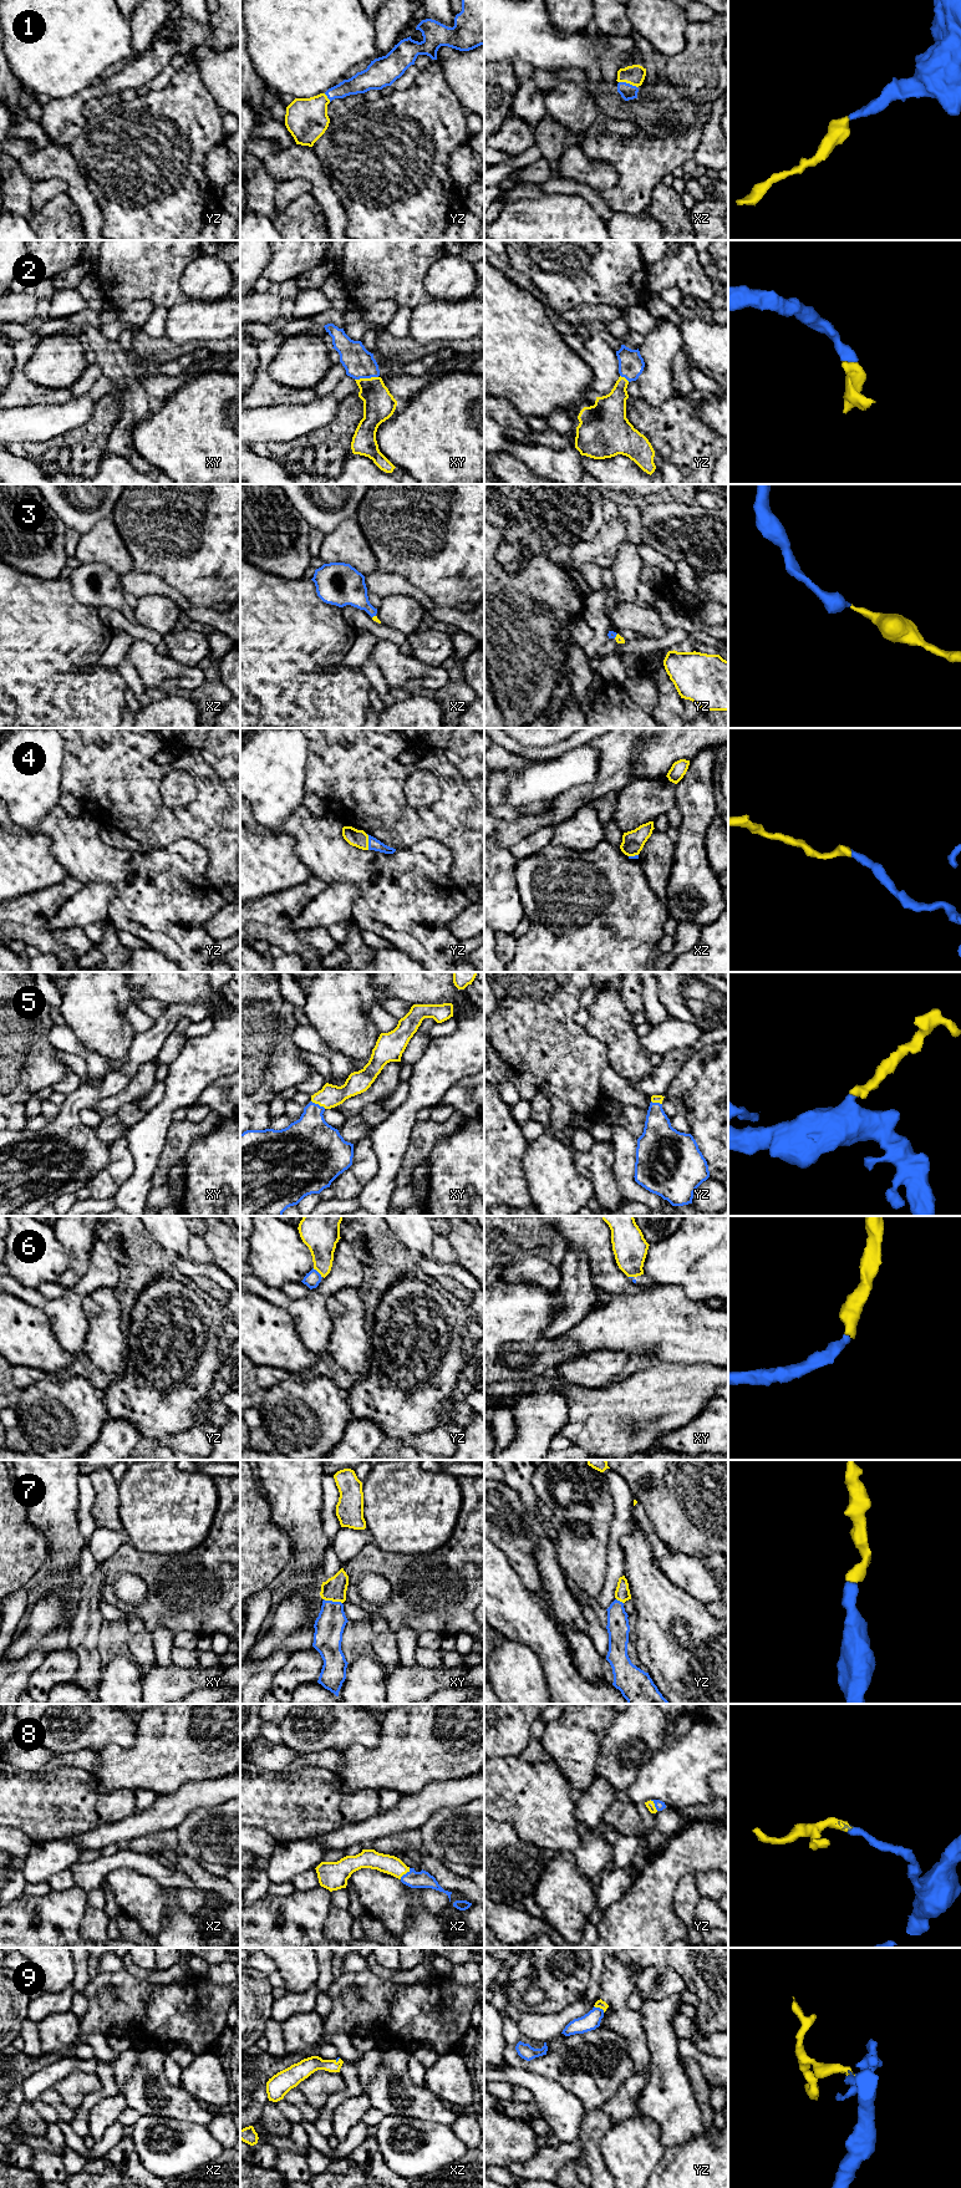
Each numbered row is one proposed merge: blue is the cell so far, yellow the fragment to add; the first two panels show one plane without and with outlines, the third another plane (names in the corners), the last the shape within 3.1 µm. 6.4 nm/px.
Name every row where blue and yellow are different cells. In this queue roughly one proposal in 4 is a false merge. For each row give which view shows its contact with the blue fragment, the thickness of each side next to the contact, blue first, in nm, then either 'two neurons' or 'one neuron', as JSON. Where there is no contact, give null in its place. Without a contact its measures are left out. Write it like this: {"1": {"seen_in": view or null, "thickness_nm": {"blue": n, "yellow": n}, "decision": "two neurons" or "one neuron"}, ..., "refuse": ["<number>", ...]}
{"1": {"seen_in": "xz", "thickness_nm": {"blue": 100, "yellow": 130}, "decision": "one neuron"}, "2": {"seen_in": "xy", "thickness_nm": {"blue": 190, "yellow": 200}, "decision": "one neuron"}, "3": {"seen_in": "yz", "thickness_nm": {"blue": 50, "yellow": 50}, "decision": "one neuron"}, "4": {"seen_in": "yz", "thickness_nm": {"blue": 80, "yellow": 110}, "decision": "one neuron"}, "5": {"seen_in": "xy", "thickness_nm": {"blue": 320, "yellow": 150}, "decision": "one neuron"}, "6": {"seen_in": "yz", "thickness_nm": {"blue": 100, "yellow": 240}, "decision": "one neuron"}, "7": {"seen_in": "xy", "thickness_nm": {"blue": 190, "yellow": 150}, "decision": "one neuron"}, "8": {"seen_in": "xz", "thickness_nm": {"blue": 110, "yellow": 120}, "decision": "one neuron"}, "9": {"seen_in": "yz", "thickness_nm": {"blue": 120, "yellow": 50}, "decision": "one neuron"}, "refuse": []}

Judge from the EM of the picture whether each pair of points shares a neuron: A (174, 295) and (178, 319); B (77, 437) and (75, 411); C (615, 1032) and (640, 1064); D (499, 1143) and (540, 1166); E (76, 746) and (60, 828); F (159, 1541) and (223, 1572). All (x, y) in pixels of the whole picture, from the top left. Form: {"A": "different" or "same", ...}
{"A": "different", "B": "different", "C": "same", "D": "different", "E": "different", "F": "different"}

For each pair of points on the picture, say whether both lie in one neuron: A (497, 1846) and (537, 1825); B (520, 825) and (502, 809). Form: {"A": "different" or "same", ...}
{"A": "different", "B": "different"}

